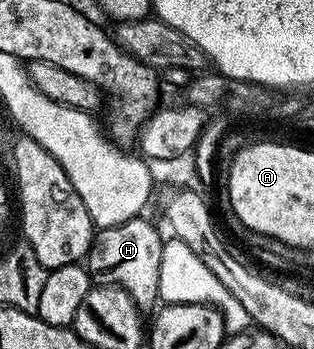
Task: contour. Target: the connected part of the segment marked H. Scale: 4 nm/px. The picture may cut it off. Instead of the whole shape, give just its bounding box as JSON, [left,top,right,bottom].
[86,218,166,312]

